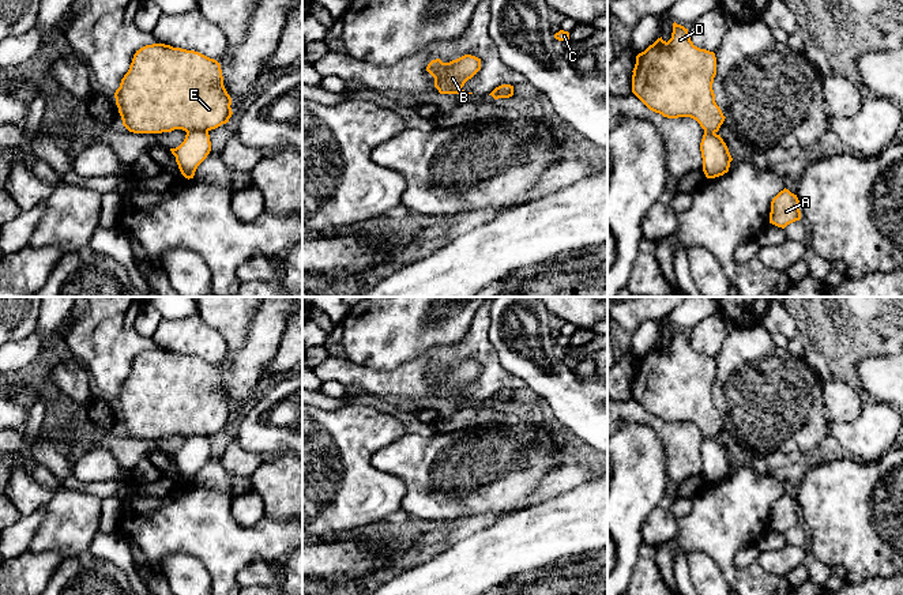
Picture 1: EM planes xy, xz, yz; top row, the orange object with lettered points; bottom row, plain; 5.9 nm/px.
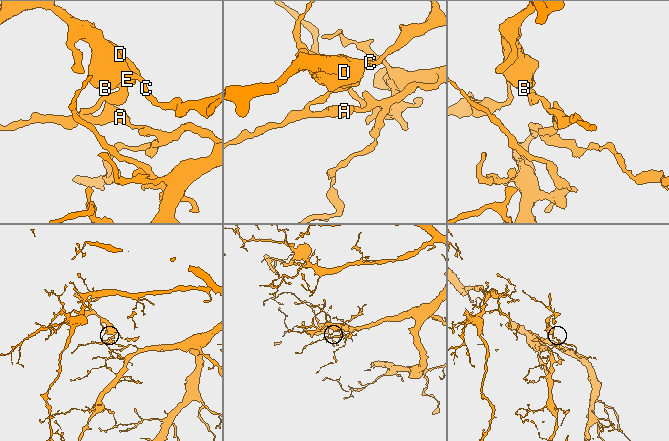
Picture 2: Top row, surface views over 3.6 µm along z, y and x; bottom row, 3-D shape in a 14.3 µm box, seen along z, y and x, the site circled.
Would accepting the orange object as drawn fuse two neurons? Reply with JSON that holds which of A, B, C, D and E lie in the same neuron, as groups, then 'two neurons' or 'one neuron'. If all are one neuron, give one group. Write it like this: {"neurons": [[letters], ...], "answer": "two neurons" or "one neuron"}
{"neurons": [["A"], ["B", "C", "D", "E"]], "answer": "two neurons"}

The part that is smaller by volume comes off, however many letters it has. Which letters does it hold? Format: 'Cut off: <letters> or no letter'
Cut off: B, C, D, E

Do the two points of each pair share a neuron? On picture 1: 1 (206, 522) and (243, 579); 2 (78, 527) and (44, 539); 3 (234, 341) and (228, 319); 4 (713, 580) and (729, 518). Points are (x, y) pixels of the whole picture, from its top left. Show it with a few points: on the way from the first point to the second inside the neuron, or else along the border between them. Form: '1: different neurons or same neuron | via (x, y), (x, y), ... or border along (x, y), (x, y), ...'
1: different neurons | border along (268, 560), (251, 561), (239, 572), (236, 580)
2: same neuron | via (70, 527), (52, 534)
3: same neuron | via (234, 335), (233, 324)
4: different neurons | border along (687, 553), (703, 552), (726, 580)

